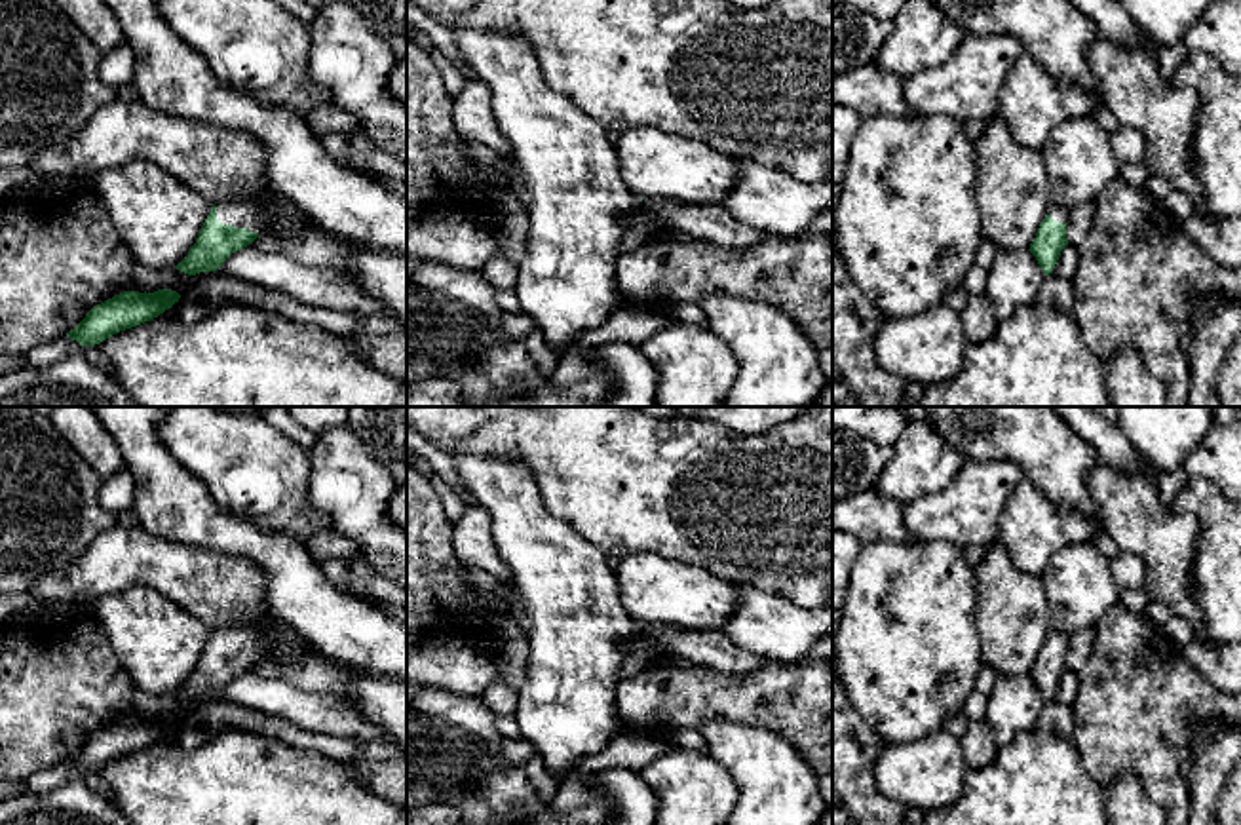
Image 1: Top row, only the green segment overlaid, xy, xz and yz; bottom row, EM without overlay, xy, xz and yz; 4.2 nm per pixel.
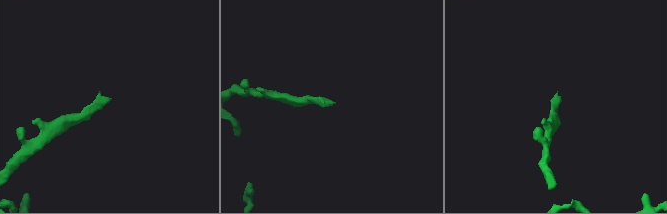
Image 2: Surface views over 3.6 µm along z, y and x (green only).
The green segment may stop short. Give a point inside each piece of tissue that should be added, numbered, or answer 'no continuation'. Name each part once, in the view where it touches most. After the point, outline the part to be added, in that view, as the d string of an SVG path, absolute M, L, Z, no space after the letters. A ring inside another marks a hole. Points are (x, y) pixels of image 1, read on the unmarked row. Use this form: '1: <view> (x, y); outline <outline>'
1: xy (240, 639); outline M230 625L217 631L217 646L234 650L238 654L249 654L262 662L268 652L268 641L247 625Z

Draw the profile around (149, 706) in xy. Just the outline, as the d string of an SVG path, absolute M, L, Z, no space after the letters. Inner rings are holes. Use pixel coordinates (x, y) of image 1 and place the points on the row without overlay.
M255 669L232 679L215 698L200 698L196 701L188 701L177 694L150 696L135 690L133 709L146 719L171 715L182 720L211 700L224 700L270 713L308 732L340 738L369 738L393 743L384 730L380 730L374 722L365 720L342 700L298 690L281 679L264 677Z

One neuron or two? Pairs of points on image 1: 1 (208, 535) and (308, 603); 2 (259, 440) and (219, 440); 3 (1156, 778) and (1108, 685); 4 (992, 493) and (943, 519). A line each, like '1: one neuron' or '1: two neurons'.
1: one neuron
2: one neuron
3: one neuron
4: one neuron

